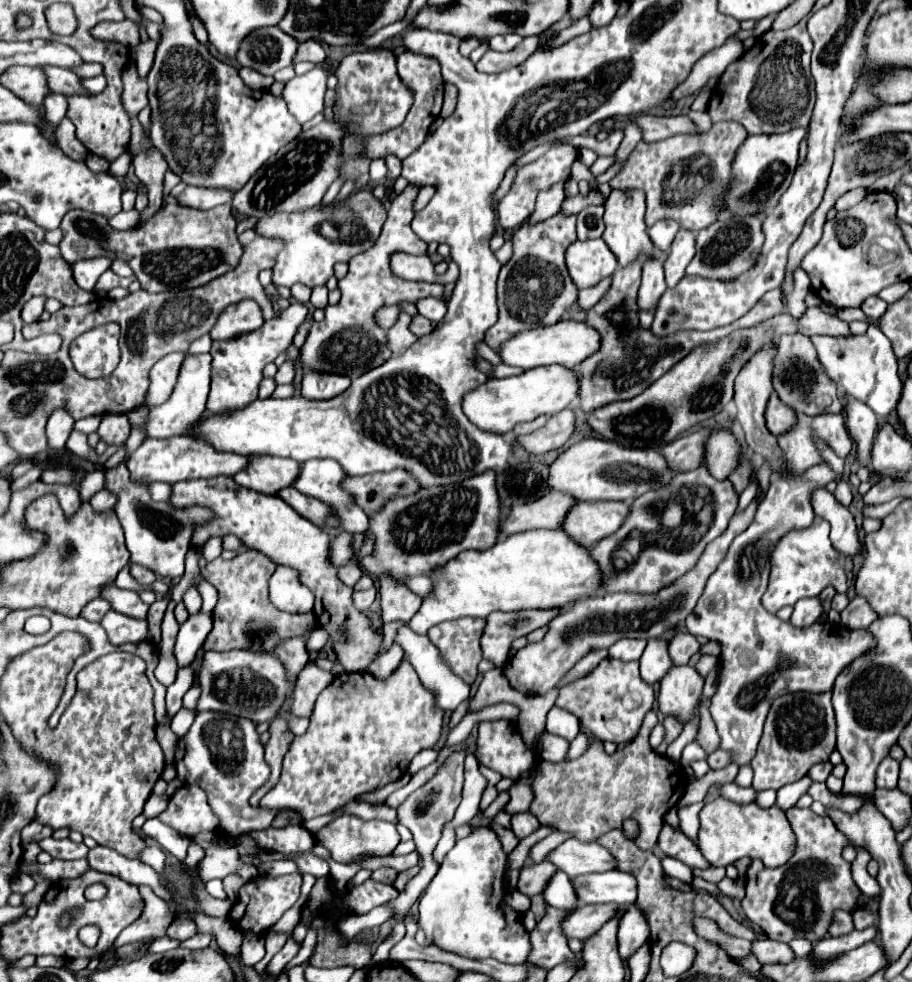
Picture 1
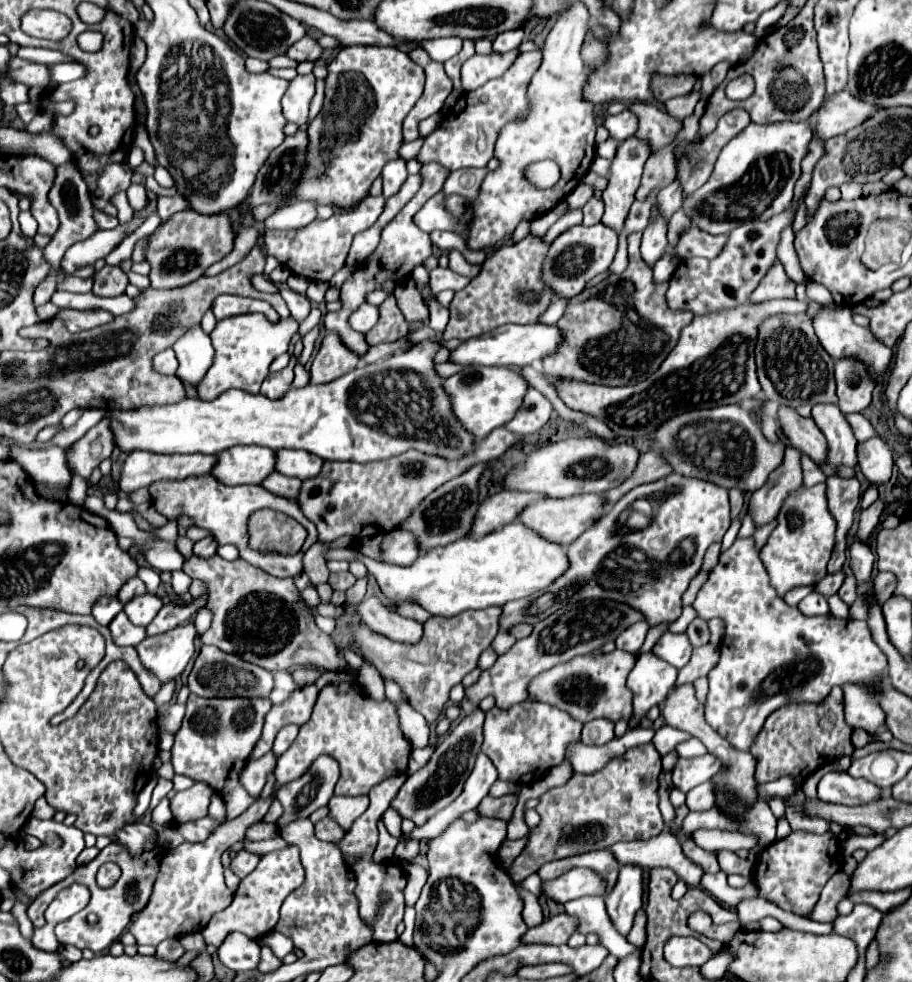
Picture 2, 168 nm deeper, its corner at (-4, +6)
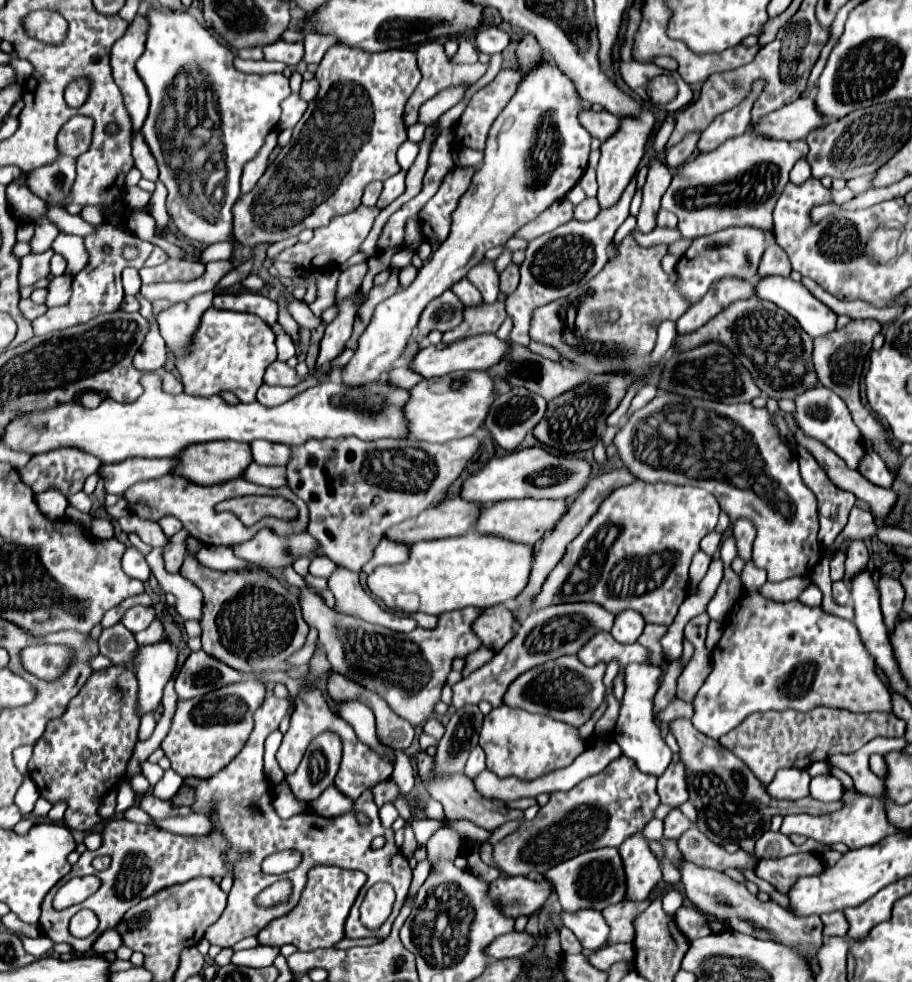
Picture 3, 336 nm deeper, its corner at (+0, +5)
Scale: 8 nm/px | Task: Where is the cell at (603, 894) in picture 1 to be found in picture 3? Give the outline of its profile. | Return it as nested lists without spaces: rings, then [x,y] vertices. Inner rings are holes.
[[[528,877],[496,879],[490,887],[492,899],[496,899],[500,909],[514,919],[518,915],[532,915],[534,911],[542,909],[552,891],[552,881],[546,877],[542,881],[532,881]]]

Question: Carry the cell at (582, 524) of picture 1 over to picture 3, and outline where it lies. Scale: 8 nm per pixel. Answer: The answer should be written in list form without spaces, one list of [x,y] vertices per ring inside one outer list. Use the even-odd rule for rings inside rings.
[[[512,499],[512,501],[500,501],[494,503],[492,507],[484,507],[484,511],[480,511],[480,519],[478,519],[478,531],[484,535],[498,535],[510,541],[518,541],[518,543],[526,543],[526,545],[536,545],[540,541],[544,541],[556,527],[556,523],[560,521],[560,517],[564,517],[568,513],[568,501],[558,499]]]

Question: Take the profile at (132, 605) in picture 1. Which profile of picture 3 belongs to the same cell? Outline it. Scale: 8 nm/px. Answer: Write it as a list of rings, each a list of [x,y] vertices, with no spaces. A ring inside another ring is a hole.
[[[136,605],[136,607],[130,607],[126,613],[124,613],[124,619],[122,619],[122,625],[126,629],[130,629],[132,633],[138,633],[142,629],[146,629],[152,619],[156,617],[154,613],[154,607],[144,607],[144,605]]]

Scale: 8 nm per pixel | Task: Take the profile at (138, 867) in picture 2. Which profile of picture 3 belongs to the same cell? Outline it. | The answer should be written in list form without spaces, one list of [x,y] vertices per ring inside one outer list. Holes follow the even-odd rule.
[[[268,697],[264,701],[264,705],[254,715],[254,731],[252,731],[248,743],[232,759],[232,763],[228,763],[228,767],[224,767],[212,779],[192,779],[192,777],[184,779],[184,783],[188,783],[196,789],[196,803],[192,805],[192,811],[206,813],[214,821],[214,825],[218,827],[218,833],[214,833],[210,837],[186,837],[186,835],[174,835],[174,833],[158,831],[152,825],[136,825],[136,823],[130,823],[124,819],[108,821],[104,827],[102,847],[96,851],[84,851],[82,857],[72,865],[72,871],[63,877],[44,897],[42,915],[40,915],[40,931],[44,935],[48,935],[54,943],[68,943],[80,953],[90,953],[92,943],[100,937],[100,931],[106,931],[108,927],[116,929],[116,923],[120,923],[124,913],[132,905],[146,899],[148,895],[154,895],[156,891],[160,891],[164,887],[184,883],[186,879],[192,879],[198,875],[228,875],[228,873],[232,873],[234,881],[228,894],[226,909],[220,915],[220,919],[208,927],[208,931],[204,935],[210,945],[232,947],[240,939],[258,935],[272,919],[288,913],[300,899],[300,893],[302,893],[304,883],[306,883],[308,869],[314,863],[322,863],[322,865],[358,869],[358,871],[368,875],[368,881],[361,888],[356,903],[352,905],[352,911],[348,915],[350,919],[346,921],[346,937],[352,937],[352,939],[356,939],[356,937],[386,937],[390,933],[392,921],[400,913],[402,901],[406,899],[406,893],[408,893],[408,887],[412,881],[412,871],[408,867],[408,861],[400,853],[400,849],[394,845],[394,831],[384,829],[380,825],[378,807],[374,803],[372,791],[364,791],[364,795],[360,795],[360,799],[356,799],[354,811],[350,811],[338,819],[324,819],[324,817],[318,817],[316,813],[310,811],[306,815],[302,813],[302,815],[296,815],[296,817],[290,817],[284,821],[276,815],[276,811],[272,807],[272,791],[266,785],[264,761],[262,761],[264,739],[272,731],[278,729],[280,721],[284,717],[290,717],[290,709],[292,709],[292,703],[288,699]],[[260,801],[266,801],[264,803],[266,811],[260,809],[262,807]],[[358,811],[364,813],[370,819],[370,823],[366,823],[366,825],[360,823],[356,819]],[[378,835],[386,837],[388,843],[382,849],[372,849],[370,843]],[[278,851],[302,853],[300,865],[288,873],[282,873],[282,875],[264,873],[262,861],[268,855],[278,853]],[[98,855],[112,857],[112,865],[100,873],[92,867],[92,859],[96,859]],[[85,875],[100,877],[100,881],[102,881],[100,889],[94,895],[90,895],[84,903],[72,905],[64,911],[54,911],[52,899],[54,899],[58,889],[72,877]],[[280,879],[288,879],[292,883],[292,895],[288,897],[288,901],[276,903],[276,907],[260,907],[256,903],[256,895],[260,895],[260,891],[264,887],[270,887],[272,883],[276,883]],[[378,881],[386,881],[394,887],[396,903],[394,903],[390,917],[384,921],[384,925],[380,929],[368,929],[360,923],[358,907],[360,907],[360,901],[362,901],[362,897],[365,897],[366,891]],[[80,909],[92,909],[100,919],[98,929],[88,939],[76,939],[68,933],[68,923],[70,923],[72,915],[76,915]]]

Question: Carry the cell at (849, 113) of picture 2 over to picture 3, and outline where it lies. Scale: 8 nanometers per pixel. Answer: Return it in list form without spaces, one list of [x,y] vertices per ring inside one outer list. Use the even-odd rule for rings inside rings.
[[[804,97],[794,103],[788,103],[786,107],[782,107],[780,111],[774,111],[772,115],[766,115],[752,129],[774,139],[796,141],[796,139],[806,139],[808,133],[826,125],[828,125],[828,119],[824,119],[824,115],[816,111],[814,99]]]

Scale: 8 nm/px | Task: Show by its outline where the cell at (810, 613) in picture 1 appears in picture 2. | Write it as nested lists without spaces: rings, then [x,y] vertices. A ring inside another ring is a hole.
[[[838,570],[836,574],[826,574],[826,576],[814,586],[814,590],[820,592],[820,594],[824,594],[824,596],[828,598],[828,596],[832,596],[832,594],[836,594],[836,592],[840,590],[842,582],[844,582],[844,572]]]

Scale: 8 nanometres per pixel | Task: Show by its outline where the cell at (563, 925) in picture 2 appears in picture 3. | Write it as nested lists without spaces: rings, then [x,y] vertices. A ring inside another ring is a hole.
[[[512,931],[508,935],[502,935],[494,939],[494,943],[488,947],[488,955],[494,959],[508,959],[508,957],[520,957],[526,955],[536,945],[536,937],[526,931]]]

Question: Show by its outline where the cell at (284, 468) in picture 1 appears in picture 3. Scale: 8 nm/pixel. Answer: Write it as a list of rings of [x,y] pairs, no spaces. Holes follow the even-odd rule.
[[[212,441],[188,447],[180,455],[180,465],[174,473],[198,485],[218,485],[242,477],[248,463],[252,463],[248,443]]]

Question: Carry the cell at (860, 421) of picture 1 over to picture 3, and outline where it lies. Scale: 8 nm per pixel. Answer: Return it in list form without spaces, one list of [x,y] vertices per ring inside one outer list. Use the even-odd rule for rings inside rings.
[[[866,453],[866,455],[862,457],[862,461],[860,461],[858,471],[860,471],[870,483],[874,483],[874,485],[878,485],[878,487],[886,487],[886,489],[888,489],[888,487],[892,487],[892,483],[894,483],[892,473],[888,471],[886,463],[884,463],[876,453]]]

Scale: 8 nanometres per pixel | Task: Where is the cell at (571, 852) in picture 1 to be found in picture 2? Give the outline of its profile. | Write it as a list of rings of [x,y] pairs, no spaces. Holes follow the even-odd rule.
[[[668,828],[662,830],[658,836],[648,840],[636,840],[636,842],[618,842],[610,848],[620,864],[624,862],[636,862],[636,866],[656,868],[664,866],[678,874],[680,880],[684,880],[690,888],[698,888],[702,880],[702,866],[692,862],[684,856],[680,840],[674,832]]]

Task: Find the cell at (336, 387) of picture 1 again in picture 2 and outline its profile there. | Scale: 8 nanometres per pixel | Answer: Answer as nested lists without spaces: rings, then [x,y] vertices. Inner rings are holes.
[[[328,332],[322,340],[322,346],[312,362],[310,376],[312,384],[322,384],[322,382],[332,382],[338,376],[346,374],[348,370],[356,368],[358,356],[340,340],[336,332]]]

